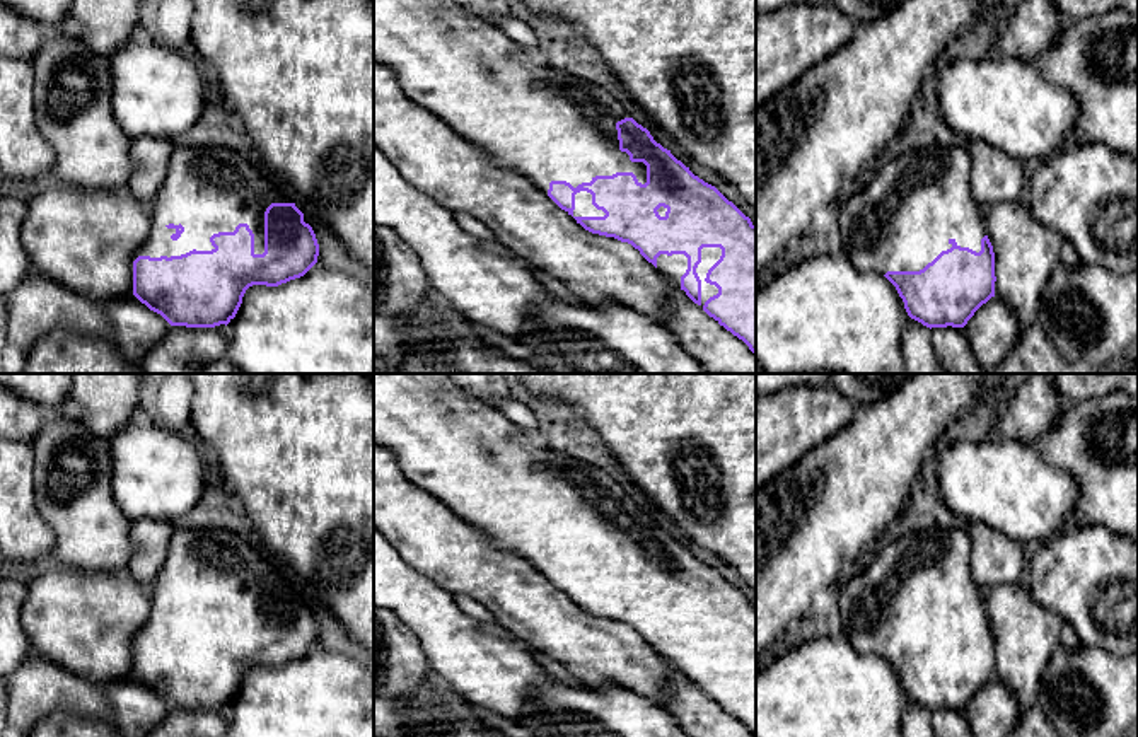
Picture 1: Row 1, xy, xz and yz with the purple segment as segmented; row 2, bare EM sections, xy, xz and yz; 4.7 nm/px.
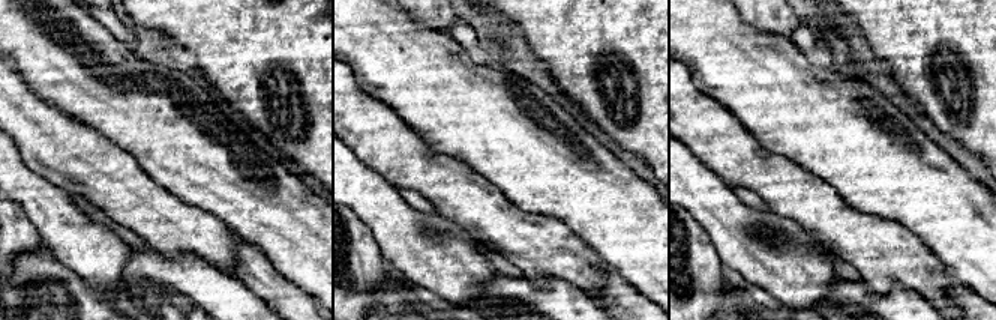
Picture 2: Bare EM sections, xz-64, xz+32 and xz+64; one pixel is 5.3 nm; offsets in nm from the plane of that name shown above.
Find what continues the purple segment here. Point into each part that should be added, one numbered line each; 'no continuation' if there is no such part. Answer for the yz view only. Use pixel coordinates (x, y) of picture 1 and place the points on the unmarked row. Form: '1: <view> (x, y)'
1: yz (905, 599)

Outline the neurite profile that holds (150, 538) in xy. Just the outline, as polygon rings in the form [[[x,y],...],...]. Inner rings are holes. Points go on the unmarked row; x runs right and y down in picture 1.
[[[142,519],[131,522],[131,551],[126,575],[143,587],[150,587],[159,575],[169,549],[174,522]]]

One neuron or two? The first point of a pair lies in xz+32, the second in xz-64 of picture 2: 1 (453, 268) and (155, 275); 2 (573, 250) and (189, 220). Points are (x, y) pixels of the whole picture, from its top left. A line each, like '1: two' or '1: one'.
1: two
2: one

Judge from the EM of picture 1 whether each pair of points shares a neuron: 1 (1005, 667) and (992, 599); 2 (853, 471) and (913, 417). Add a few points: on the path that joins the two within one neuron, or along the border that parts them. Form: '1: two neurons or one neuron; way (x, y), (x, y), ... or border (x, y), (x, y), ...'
1: one neuron; way (1007, 650), (1007, 616)
2: one neuron; way (869, 461), (898, 432)

